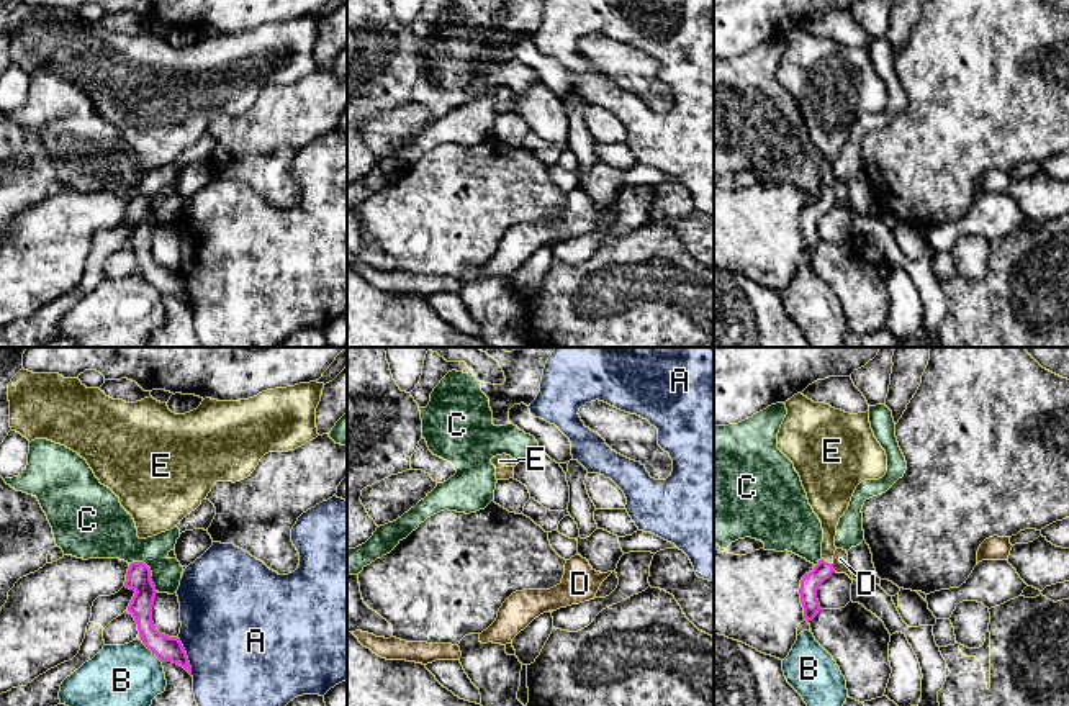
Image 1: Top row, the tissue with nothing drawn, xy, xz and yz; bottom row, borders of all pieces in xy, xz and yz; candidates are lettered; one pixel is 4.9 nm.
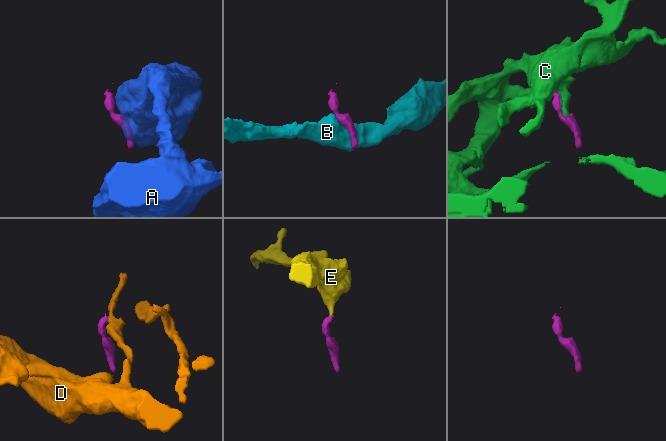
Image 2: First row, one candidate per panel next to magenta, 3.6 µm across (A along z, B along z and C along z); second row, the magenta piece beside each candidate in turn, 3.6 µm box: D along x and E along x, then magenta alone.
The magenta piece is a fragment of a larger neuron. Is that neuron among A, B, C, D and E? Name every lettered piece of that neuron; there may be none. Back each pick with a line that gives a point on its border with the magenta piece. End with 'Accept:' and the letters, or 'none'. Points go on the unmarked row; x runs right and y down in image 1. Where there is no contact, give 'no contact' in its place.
E: meets magenta in yz at (827, 195)
Accept: E

